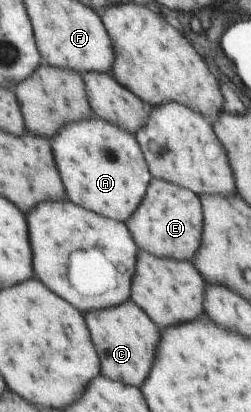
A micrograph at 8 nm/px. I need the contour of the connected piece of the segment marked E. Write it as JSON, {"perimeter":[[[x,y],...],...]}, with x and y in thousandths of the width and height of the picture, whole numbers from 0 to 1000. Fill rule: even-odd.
{"perimeter":[[[625,432],[602,434],[562,500],[498,541],[550,604],[625,626],[769,636],[809,578],[809,510],[793,478],[745,456]]]}

